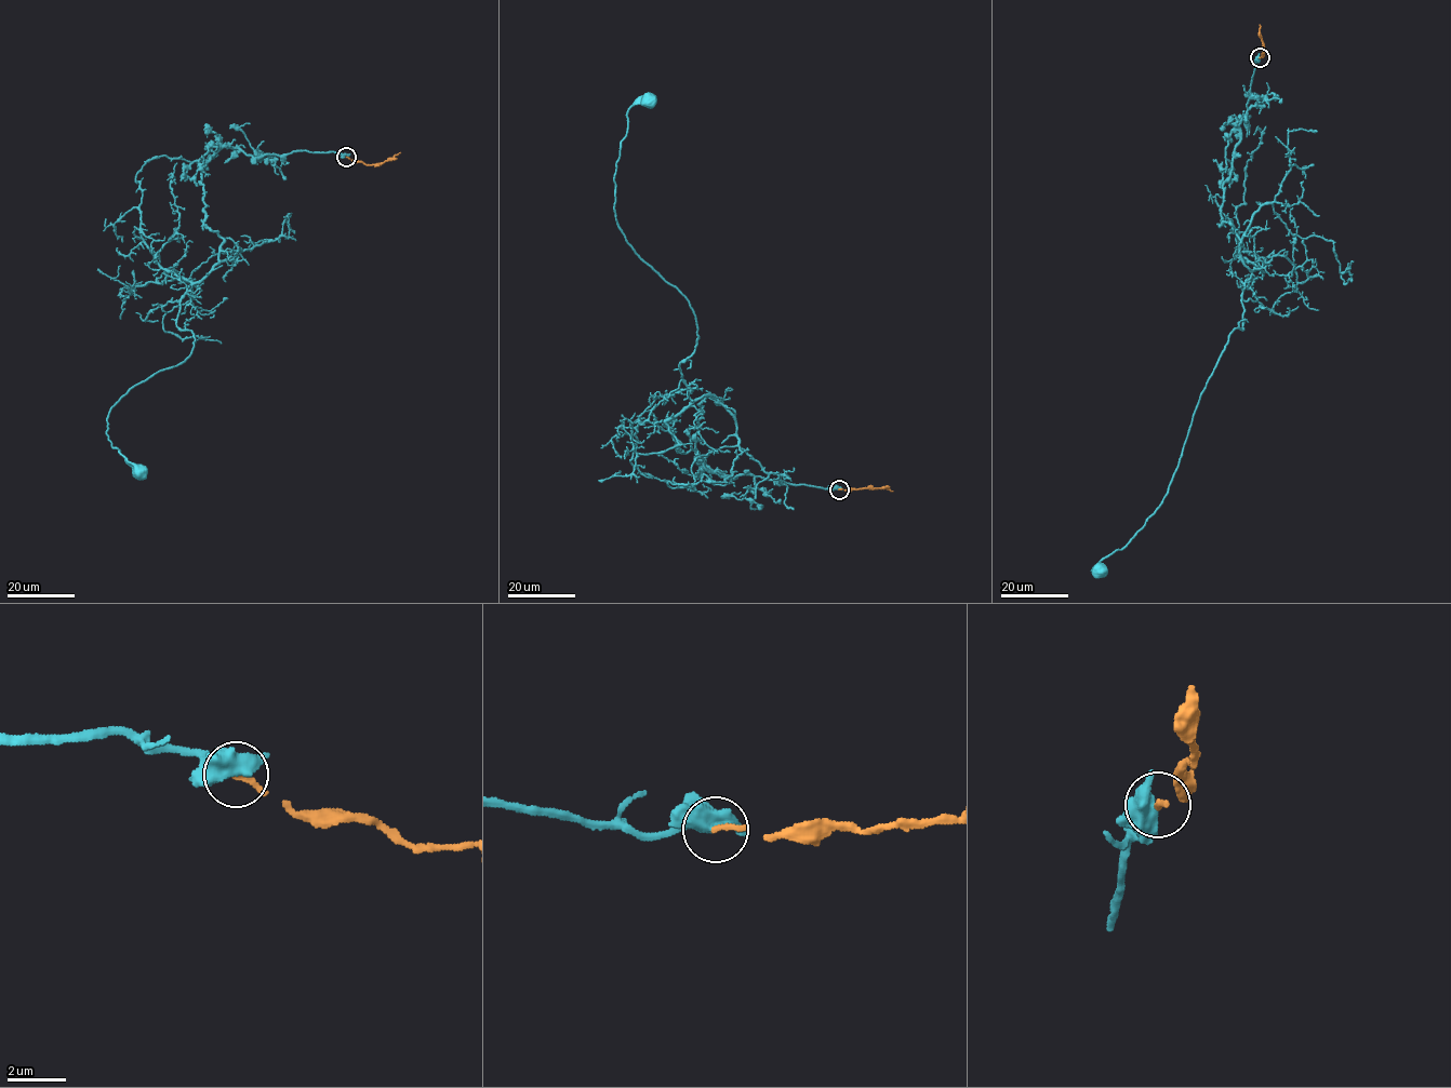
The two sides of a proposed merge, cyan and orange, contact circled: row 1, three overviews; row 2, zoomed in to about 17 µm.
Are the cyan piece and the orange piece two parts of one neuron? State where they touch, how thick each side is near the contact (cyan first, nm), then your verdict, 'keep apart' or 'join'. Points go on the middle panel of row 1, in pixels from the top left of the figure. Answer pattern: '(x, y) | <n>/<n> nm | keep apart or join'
(839, 489) | 550/180 nm | keep apart

